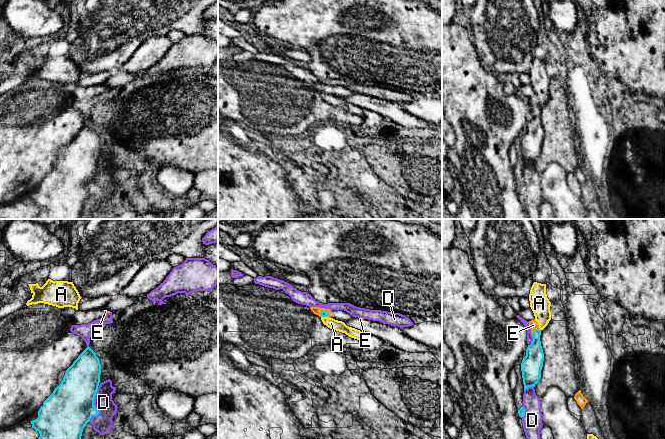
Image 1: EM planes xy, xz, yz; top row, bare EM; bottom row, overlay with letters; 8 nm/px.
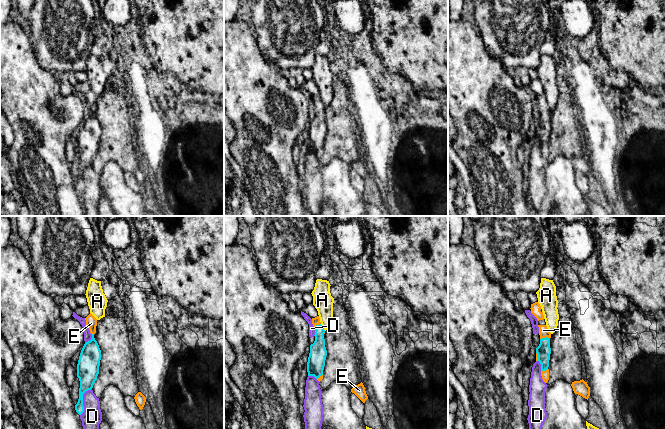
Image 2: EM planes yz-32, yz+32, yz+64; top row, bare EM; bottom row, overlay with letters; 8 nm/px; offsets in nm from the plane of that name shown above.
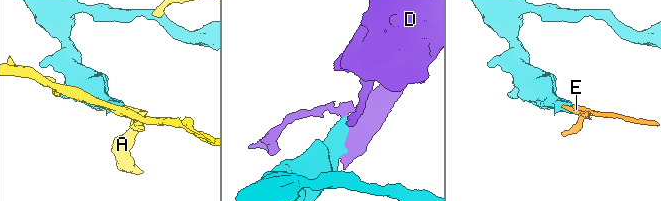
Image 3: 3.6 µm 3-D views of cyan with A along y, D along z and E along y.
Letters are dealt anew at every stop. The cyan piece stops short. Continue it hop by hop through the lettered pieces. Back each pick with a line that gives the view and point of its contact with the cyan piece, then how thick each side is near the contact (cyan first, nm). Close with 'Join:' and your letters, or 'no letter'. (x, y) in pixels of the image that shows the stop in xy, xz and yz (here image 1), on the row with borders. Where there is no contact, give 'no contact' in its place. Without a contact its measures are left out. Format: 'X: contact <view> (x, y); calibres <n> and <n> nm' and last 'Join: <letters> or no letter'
E: contact yz (535, 329); calibres 150 and 80 nm
Join: E

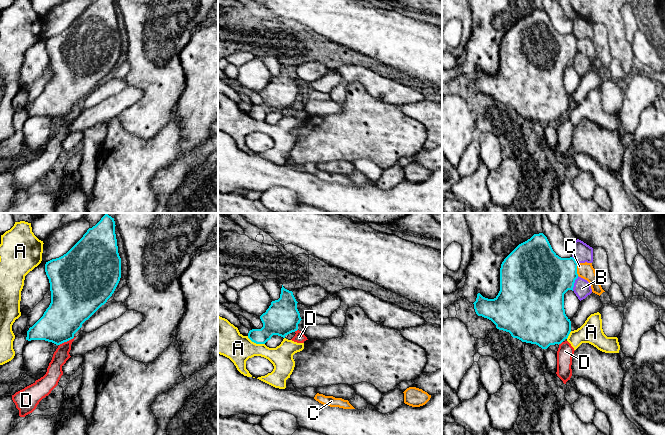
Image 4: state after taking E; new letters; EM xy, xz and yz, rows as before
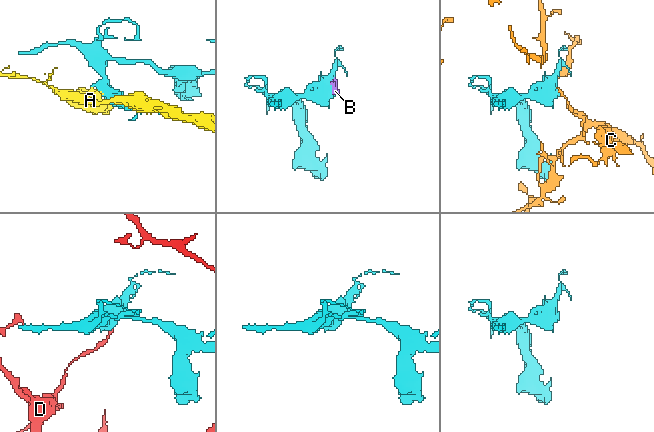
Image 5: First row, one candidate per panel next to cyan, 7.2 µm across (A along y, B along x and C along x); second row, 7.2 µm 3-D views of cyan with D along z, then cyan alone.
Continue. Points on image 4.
Join: no letter

